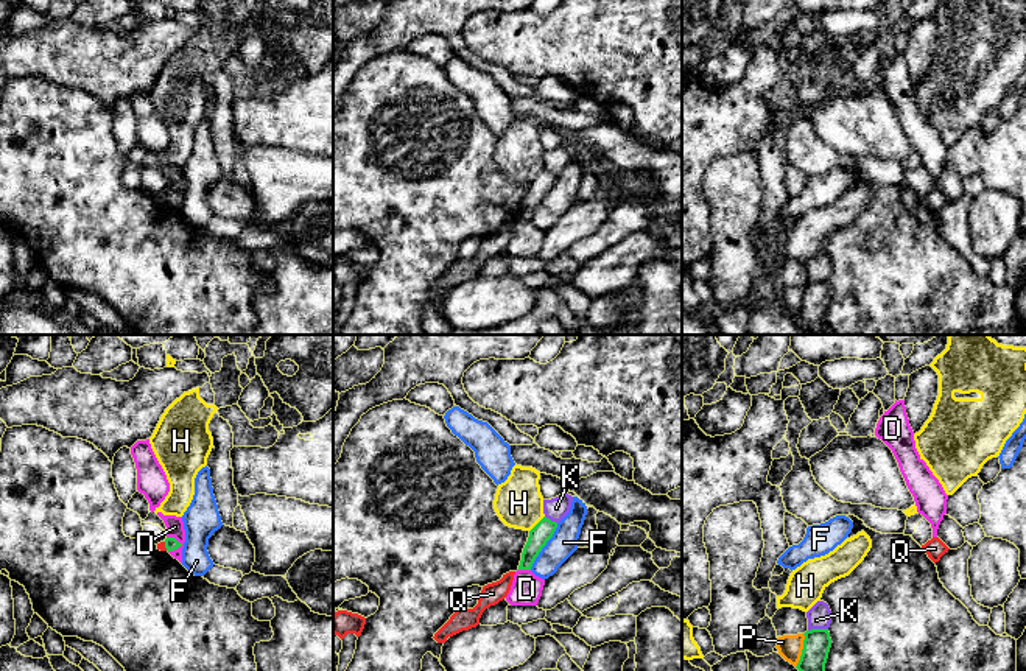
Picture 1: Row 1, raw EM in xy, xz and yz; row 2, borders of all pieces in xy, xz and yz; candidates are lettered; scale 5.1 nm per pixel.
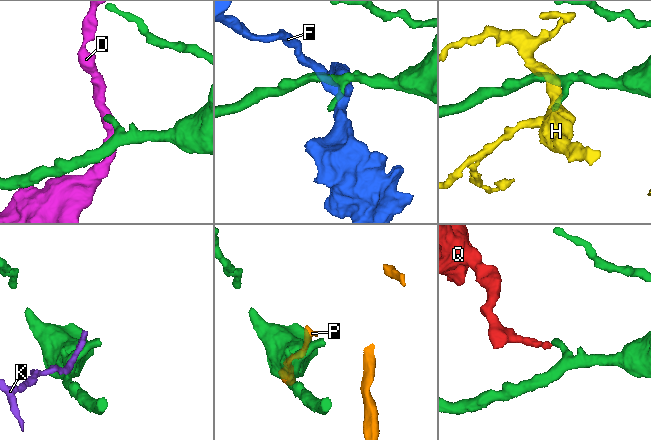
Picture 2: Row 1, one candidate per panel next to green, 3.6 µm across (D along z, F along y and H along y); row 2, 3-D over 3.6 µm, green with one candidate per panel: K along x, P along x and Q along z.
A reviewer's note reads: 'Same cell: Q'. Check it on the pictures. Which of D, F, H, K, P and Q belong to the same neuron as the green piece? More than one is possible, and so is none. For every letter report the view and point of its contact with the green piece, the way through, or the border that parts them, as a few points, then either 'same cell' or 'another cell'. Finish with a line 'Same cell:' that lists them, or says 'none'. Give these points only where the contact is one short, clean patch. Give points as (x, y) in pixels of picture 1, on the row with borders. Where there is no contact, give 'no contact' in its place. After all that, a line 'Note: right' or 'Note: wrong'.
D: meets green in xy at (175, 539); another cell
F: meets green in xz at (544, 545); another cell
H: meets green in xz at (537, 523); border along xz (544, 516), (530, 531); another cell
K: meets green in yz at (818, 629); another cell
P: meets green in yz at (802, 651); another cell
Q: meets green in xy at (165, 547); border along xy (164, 542), (167, 550); another cell
Same cell: none
Note: wrong

